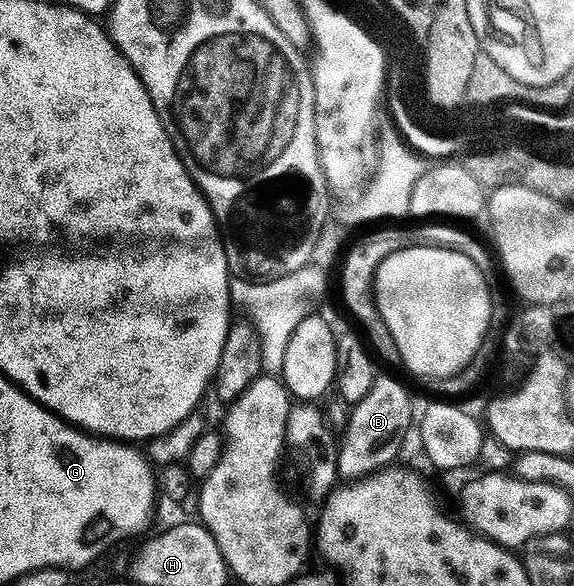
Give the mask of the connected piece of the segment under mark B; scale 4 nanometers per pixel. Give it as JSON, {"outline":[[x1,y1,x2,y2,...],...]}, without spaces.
{"outline":[[382,375,351,413,354,414,346,425,346,434,340,437,338,450,338,475,346,483,362,481,399,460,399,442,414,423,412,394,396,378]]}

